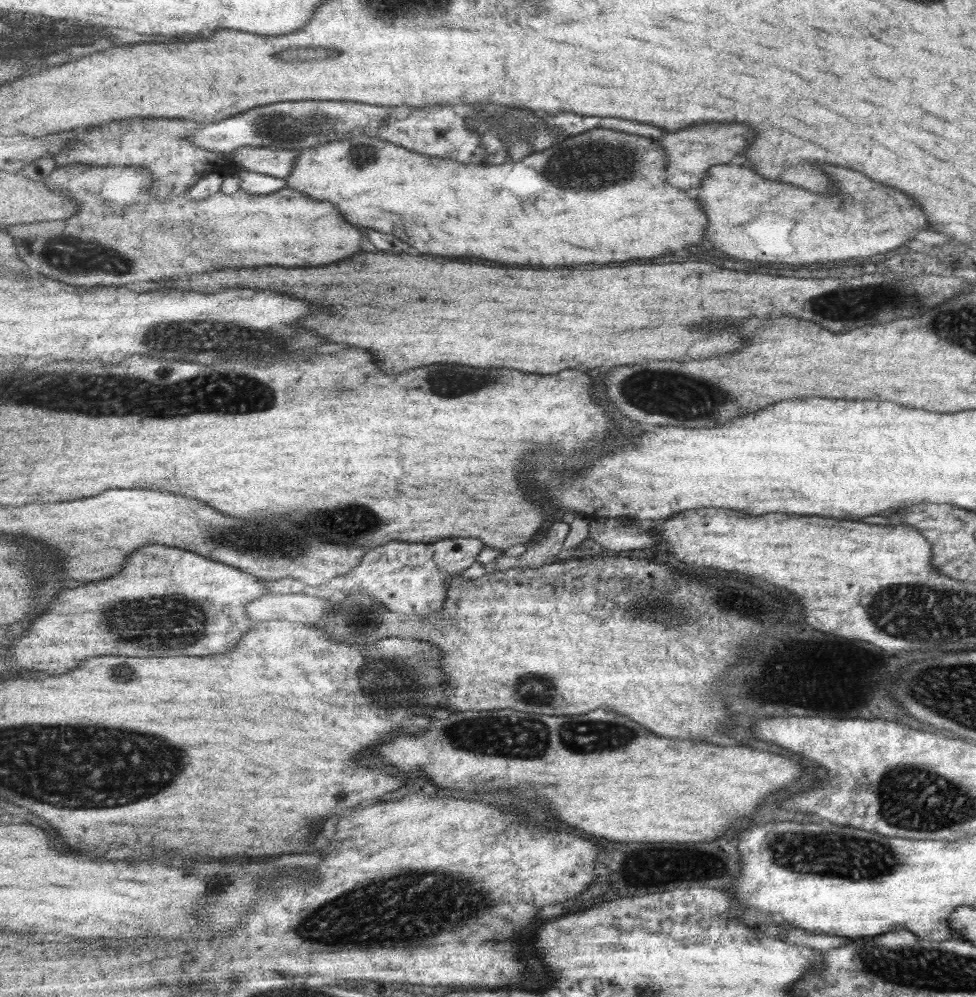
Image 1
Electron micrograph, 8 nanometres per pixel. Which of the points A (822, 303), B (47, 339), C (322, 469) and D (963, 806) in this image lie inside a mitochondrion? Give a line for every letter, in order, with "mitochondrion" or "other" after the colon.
A: mitochondrion
B: other
C: other
D: mitochondrion

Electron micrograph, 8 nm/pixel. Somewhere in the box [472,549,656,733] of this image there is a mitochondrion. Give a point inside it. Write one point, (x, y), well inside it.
(536, 690)

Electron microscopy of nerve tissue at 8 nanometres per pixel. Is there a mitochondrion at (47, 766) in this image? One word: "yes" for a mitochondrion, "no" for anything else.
yes

